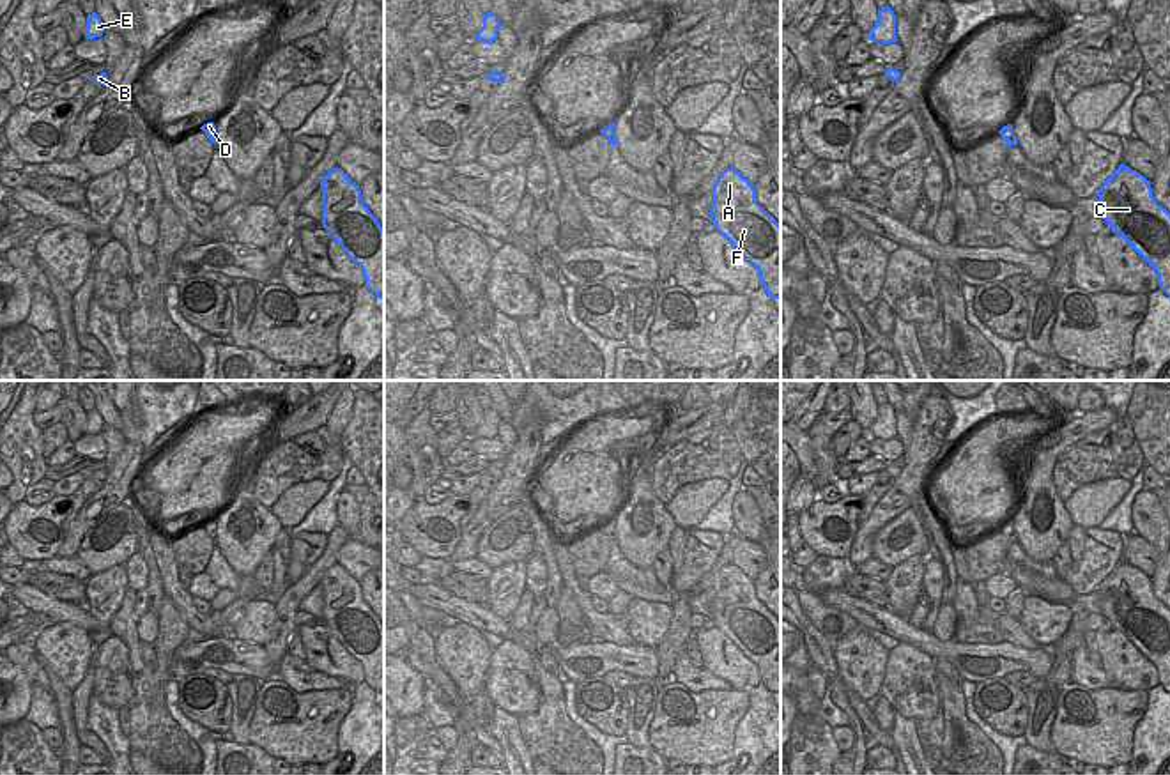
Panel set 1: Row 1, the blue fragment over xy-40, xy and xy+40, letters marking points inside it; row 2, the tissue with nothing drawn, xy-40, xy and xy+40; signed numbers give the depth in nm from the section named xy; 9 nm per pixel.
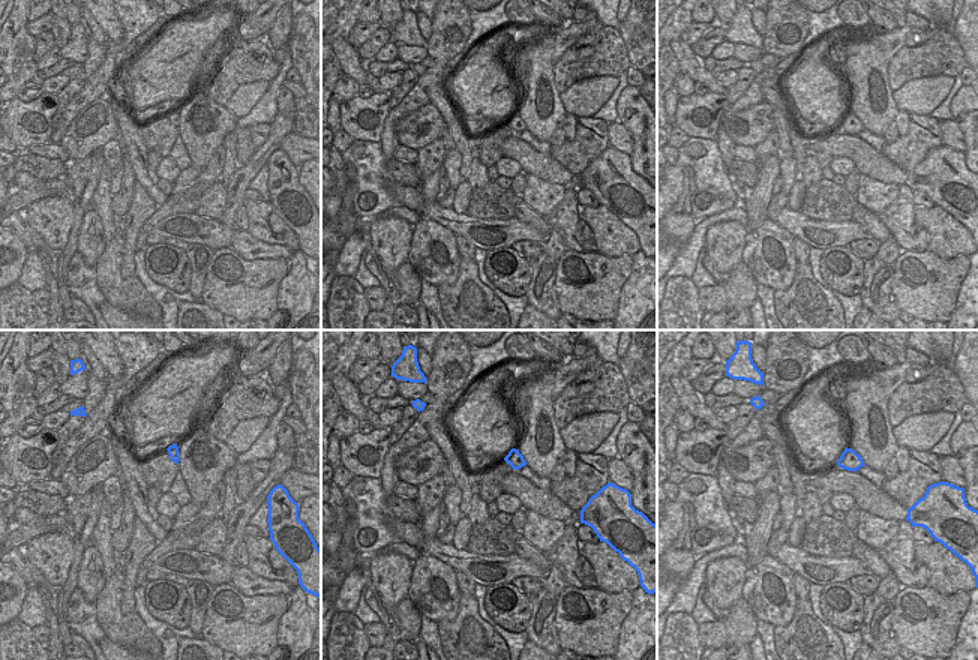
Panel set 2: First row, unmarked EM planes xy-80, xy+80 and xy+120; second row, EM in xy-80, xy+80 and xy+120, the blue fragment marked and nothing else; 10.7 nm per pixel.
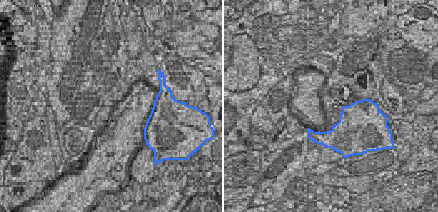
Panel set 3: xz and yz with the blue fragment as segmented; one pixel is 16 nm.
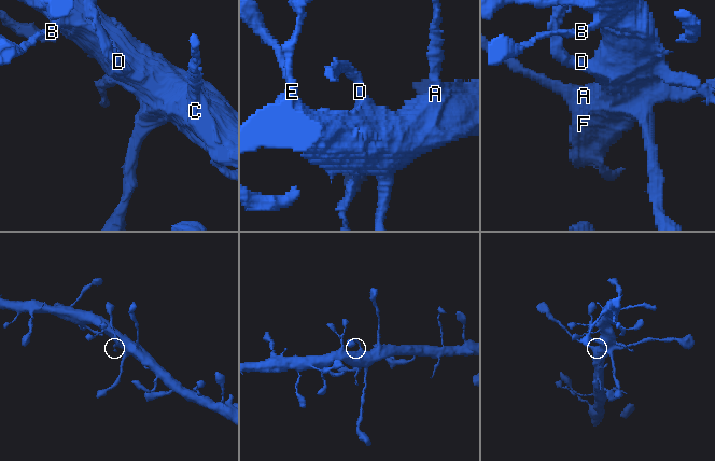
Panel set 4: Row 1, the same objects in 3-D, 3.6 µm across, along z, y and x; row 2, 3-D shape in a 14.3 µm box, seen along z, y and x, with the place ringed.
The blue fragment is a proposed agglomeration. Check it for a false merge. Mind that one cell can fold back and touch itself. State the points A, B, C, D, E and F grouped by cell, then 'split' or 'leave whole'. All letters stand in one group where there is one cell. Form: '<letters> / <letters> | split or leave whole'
A B C D E F | leave whole

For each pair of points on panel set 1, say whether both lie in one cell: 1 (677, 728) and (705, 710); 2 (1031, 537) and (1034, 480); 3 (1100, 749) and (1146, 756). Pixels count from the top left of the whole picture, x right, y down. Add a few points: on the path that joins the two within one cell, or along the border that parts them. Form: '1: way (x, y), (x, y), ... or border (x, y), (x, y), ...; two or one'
1: way (685, 728), (692, 728), (701, 719); one
2: way (1029, 522), (1023, 510), (1034, 494); one
3: border (1142, 713), (1133, 731), (1130, 756); two

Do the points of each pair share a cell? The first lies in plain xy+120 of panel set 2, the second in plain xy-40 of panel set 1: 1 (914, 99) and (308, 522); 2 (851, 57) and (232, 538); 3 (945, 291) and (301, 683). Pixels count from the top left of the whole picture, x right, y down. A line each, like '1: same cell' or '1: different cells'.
1: different cells
2: same cell
3: different cells

